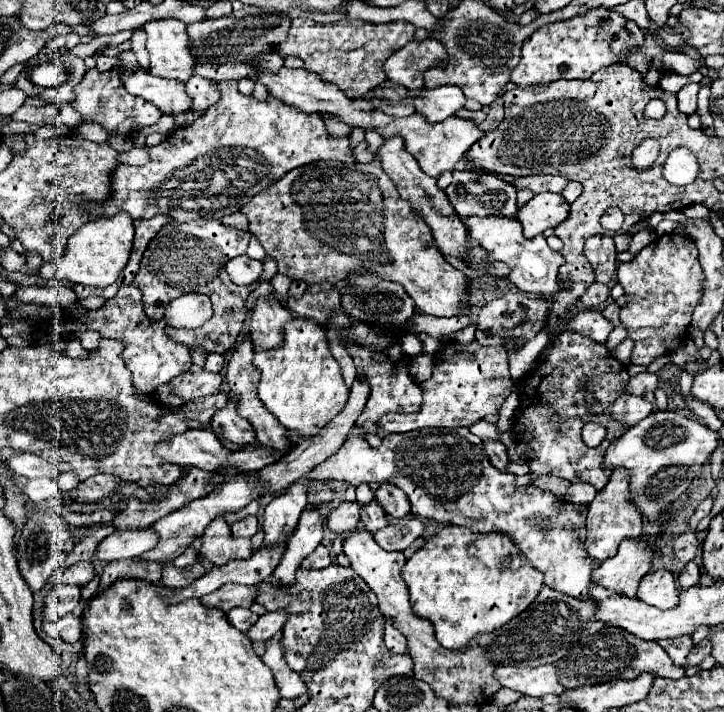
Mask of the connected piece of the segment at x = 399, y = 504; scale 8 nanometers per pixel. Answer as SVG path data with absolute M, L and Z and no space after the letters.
M385 481L377 487L375 491L375 499L377 503L383 507L383 511L391 517L405 517L409 515L409 499L405 497L405 493L401 489L397 489L393 483Z

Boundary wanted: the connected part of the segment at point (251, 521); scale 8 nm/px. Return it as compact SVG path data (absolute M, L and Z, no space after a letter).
M249 515L249 517L241 519L241 521L237 521L235 525L231 525L231 533L235 537L253 537L257 533L257 525L259 525L257 517Z

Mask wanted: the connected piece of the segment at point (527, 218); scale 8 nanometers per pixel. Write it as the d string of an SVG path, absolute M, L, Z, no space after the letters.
M537 193L517 211L517 221L523 225L525 237L535 237L547 227L559 225L569 215L569 205L557 193Z

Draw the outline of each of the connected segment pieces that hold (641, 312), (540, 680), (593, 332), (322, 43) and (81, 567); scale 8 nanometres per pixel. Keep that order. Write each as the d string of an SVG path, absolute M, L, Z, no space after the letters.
M685 235L659 237L629 263L617 267L617 281L627 295L627 305L621 309L621 323L635 341L631 363L647 367L657 357L673 353L685 339L691 313L703 295L703 269L697 261L693 241Z
M501 665L497 669L497 679L503 687L519 691L523 695L547 695L555 693L561 695L565 687L559 683L559 671L555 665L543 667L515 667L515 665Z
M583 311L577 313L573 319L569 319L569 327L573 331L581 331L597 343L605 344L609 333L613 331L613 325L609 319L605 319L599 311Z
M295 18L289 37L277 47L281 57L293 55L305 61L305 69L317 73L323 81L335 83L347 97L359 99L369 95L371 89L381 85L387 77L383 63L405 43L413 39L415 27L407 21L391 21L383 25L371 25L365 21L341 19L335 23L315 23L311 19Z
M81 561L81 563L75 563L71 567L67 567L59 577L57 581L59 583L69 583L69 585L79 585L83 587L85 583L89 583L91 579L95 577L95 567L91 561Z

